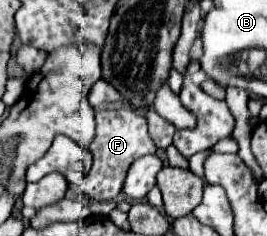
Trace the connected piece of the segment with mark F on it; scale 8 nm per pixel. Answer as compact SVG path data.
M101 110L95 114L95 120L97 134L89 146L93 154L93 166L85 180L79 184L79 190L97 202L107 202L119 196L129 166L141 156L155 154L157 148L147 134L147 120L131 110Z

